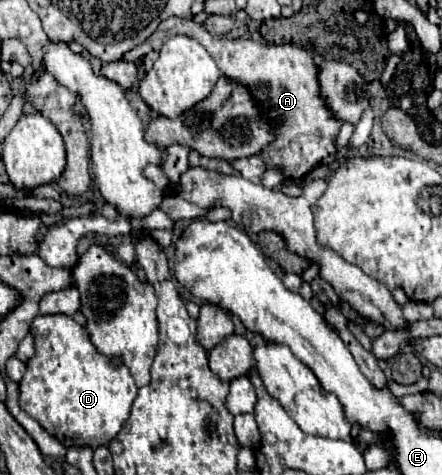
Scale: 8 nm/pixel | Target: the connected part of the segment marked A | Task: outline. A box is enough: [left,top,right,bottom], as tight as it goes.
[122,16,342,178]

